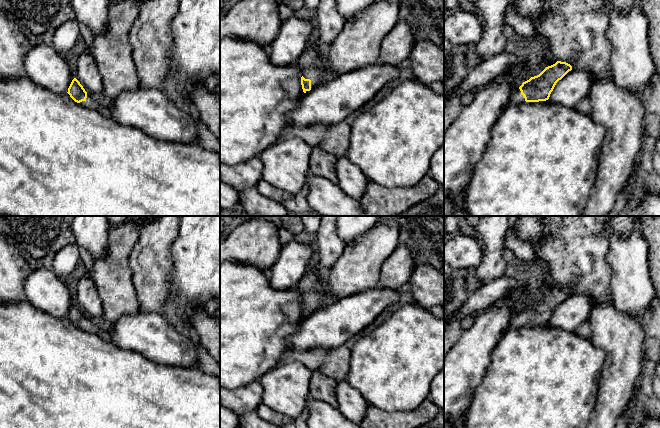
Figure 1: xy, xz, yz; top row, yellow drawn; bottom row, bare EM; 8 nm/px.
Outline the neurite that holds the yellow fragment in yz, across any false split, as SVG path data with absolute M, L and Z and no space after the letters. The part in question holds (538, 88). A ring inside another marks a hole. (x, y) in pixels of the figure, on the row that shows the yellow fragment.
M557 61L555 64L546 67L539 75L529 80L515 90L508 101L510 105L518 105L523 102L539 102L549 99L556 83L561 80L572 66L566 62Z

